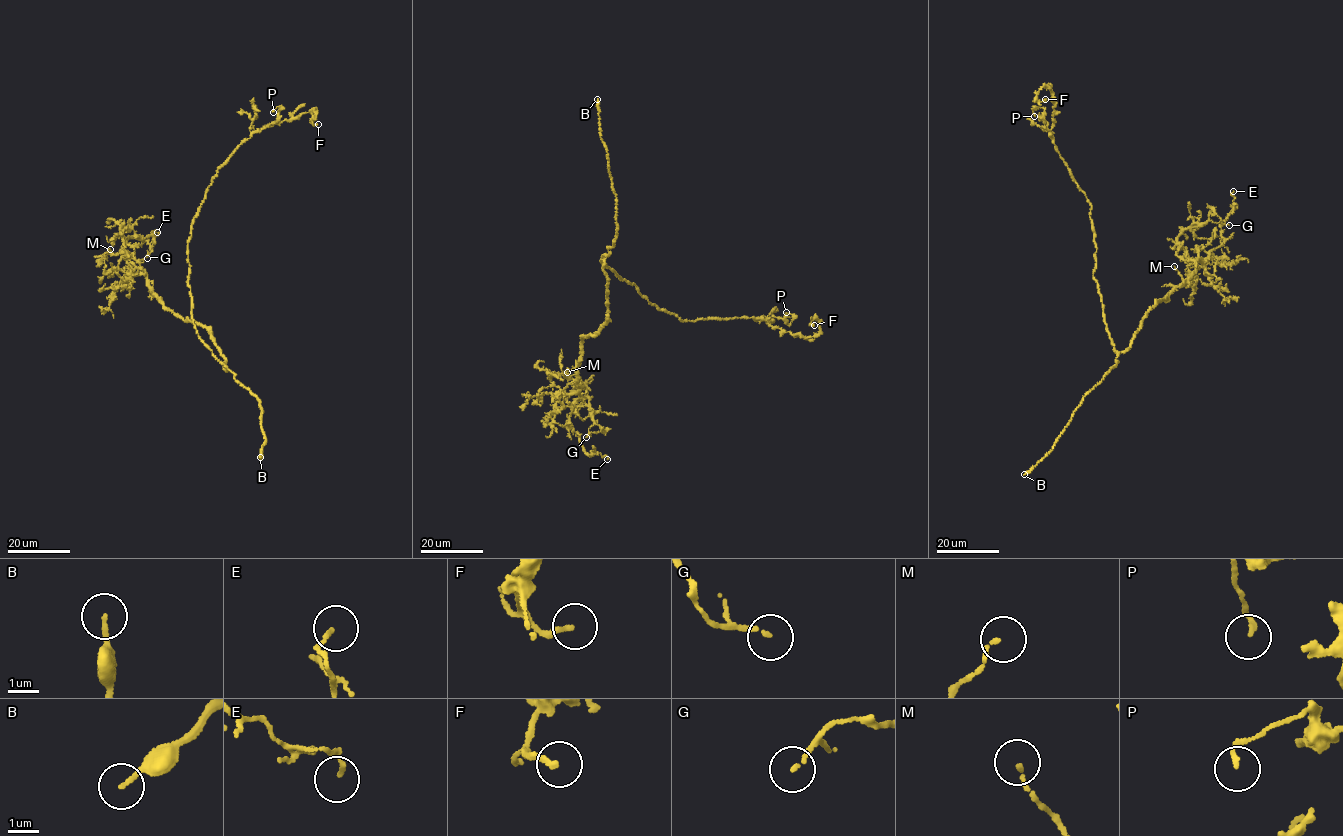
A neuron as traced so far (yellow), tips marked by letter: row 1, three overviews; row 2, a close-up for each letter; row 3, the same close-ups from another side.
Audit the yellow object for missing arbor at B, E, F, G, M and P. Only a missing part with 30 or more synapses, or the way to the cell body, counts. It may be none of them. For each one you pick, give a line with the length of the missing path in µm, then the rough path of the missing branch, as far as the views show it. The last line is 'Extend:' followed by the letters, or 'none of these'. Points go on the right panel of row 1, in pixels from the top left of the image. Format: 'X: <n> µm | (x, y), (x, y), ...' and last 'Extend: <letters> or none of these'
B: 15 µm | (1024, 474), (1008, 488), (1001, 502), (993, 503), (993, 506)
Extend: B

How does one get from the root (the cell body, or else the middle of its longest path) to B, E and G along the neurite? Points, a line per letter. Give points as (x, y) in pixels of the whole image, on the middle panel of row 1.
B: (602, 255), (608, 255), (607, 248), (613, 246), (617, 225), (616, 196), (599, 133), (597, 99)
E: (602, 255), (607, 319), (581, 338), (580, 387), (563, 395), (568, 429), (586, 453), (607, 459)
G: (602, 255), (607, 319), (597, 335), (581, 338), (581, 385), (576, 381), (604, 431), (586, 437)

